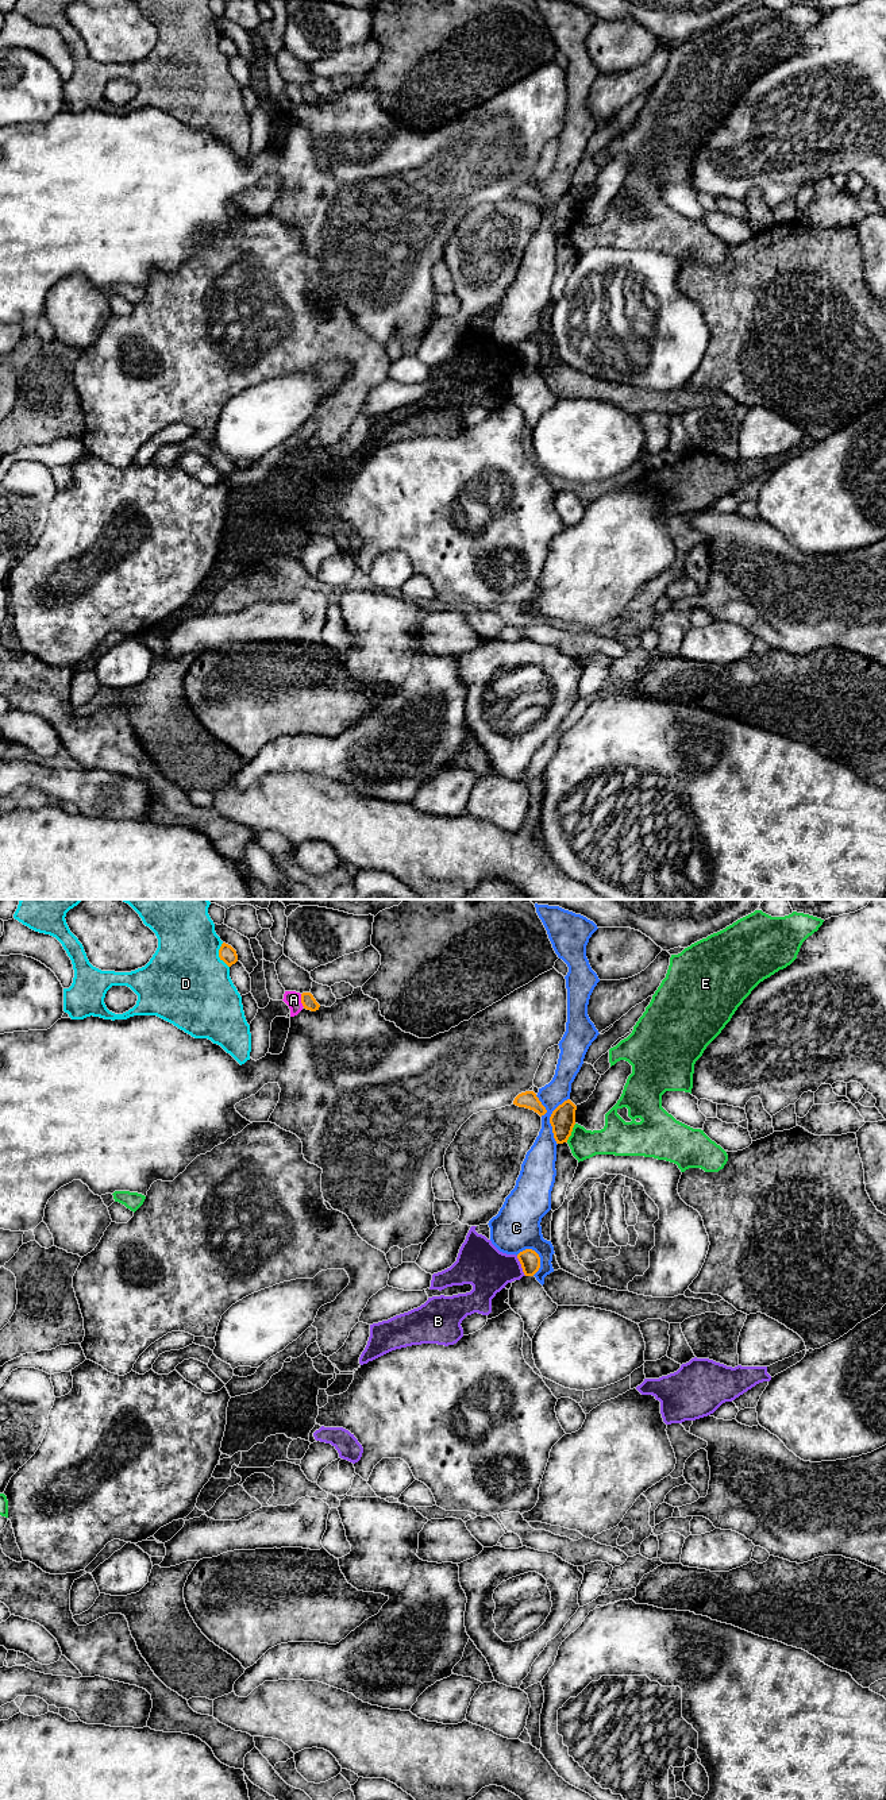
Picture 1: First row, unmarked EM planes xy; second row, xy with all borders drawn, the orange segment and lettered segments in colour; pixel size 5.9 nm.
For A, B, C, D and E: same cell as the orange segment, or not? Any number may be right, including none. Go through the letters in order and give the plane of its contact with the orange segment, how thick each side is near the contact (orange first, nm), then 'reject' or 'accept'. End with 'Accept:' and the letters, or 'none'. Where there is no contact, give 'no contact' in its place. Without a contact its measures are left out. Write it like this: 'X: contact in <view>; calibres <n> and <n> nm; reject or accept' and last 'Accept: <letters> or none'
A: contact in xy; calibres 80 and 100 nm; reject
B: contact in xy; calibres 120 and 280 nm; reject
C: contact in xy; calibres 150 and 180 nm; reject
D: contact in xy; calibres 100 and 480 nm; reject
E: contact in xy; calibres 150 and 170 nm; reject
Accept: none

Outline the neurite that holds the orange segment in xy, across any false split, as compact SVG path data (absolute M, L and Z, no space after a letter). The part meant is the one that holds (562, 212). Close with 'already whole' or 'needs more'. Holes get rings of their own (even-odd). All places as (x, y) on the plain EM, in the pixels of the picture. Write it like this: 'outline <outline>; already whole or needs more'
outline M565 193L559 197L550 209L552 226L556 236L567 235L575 217L577 198L570 193Z; already whole

